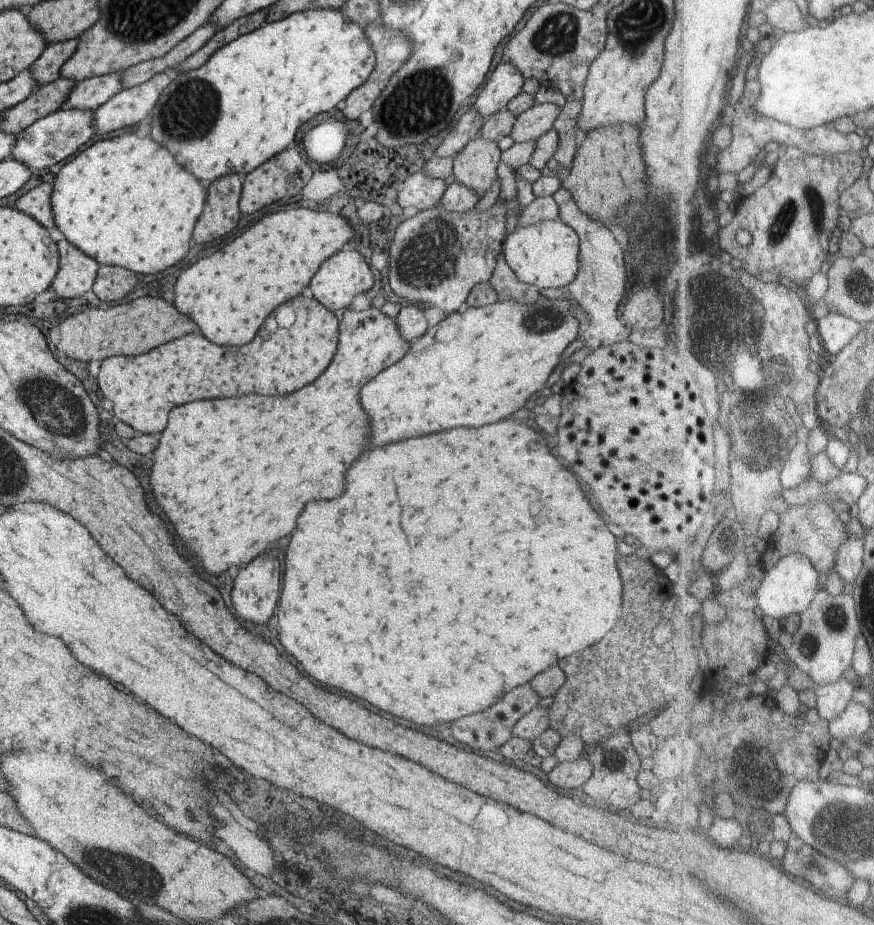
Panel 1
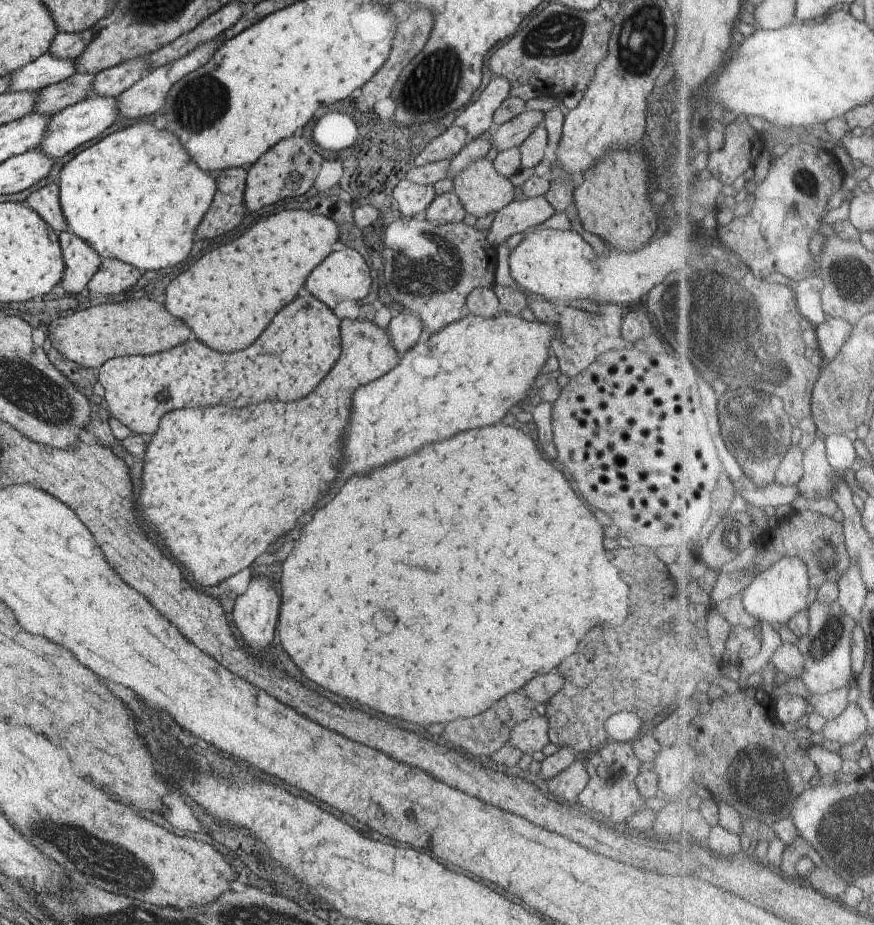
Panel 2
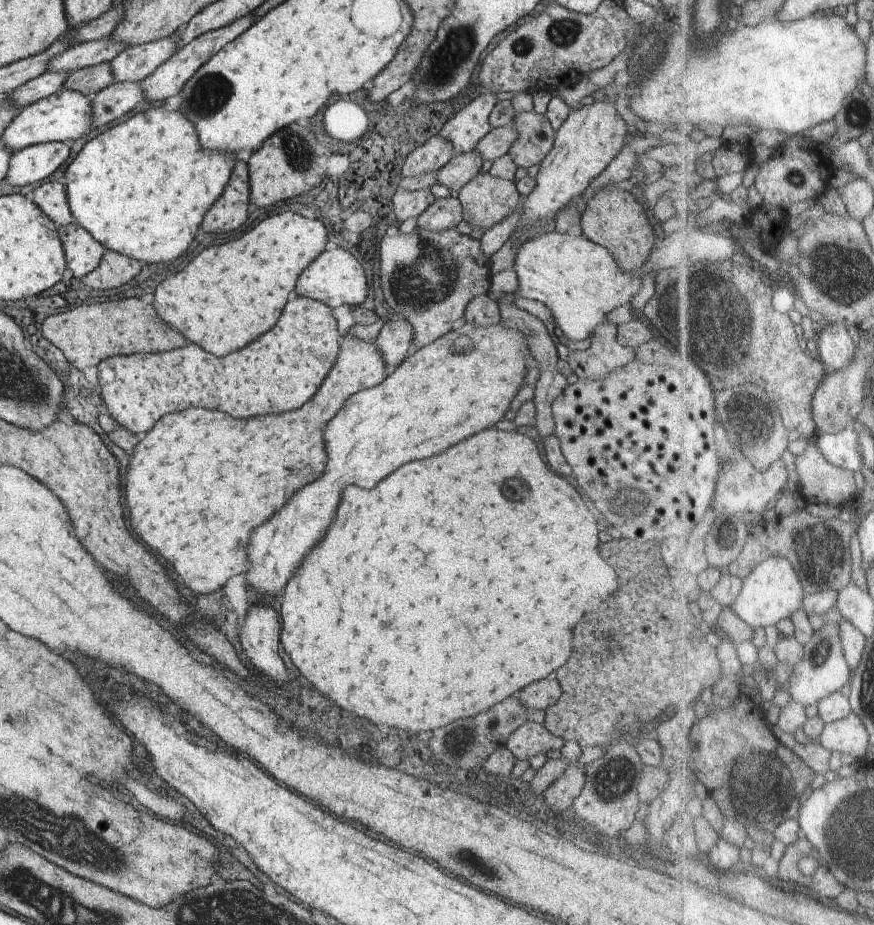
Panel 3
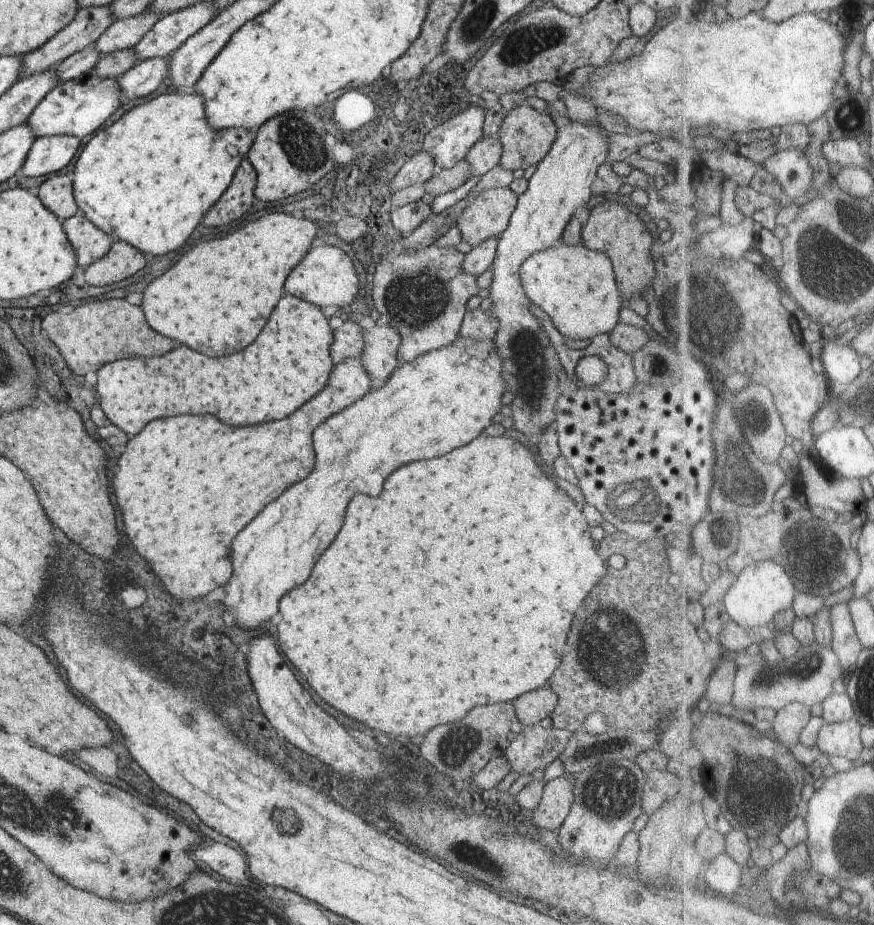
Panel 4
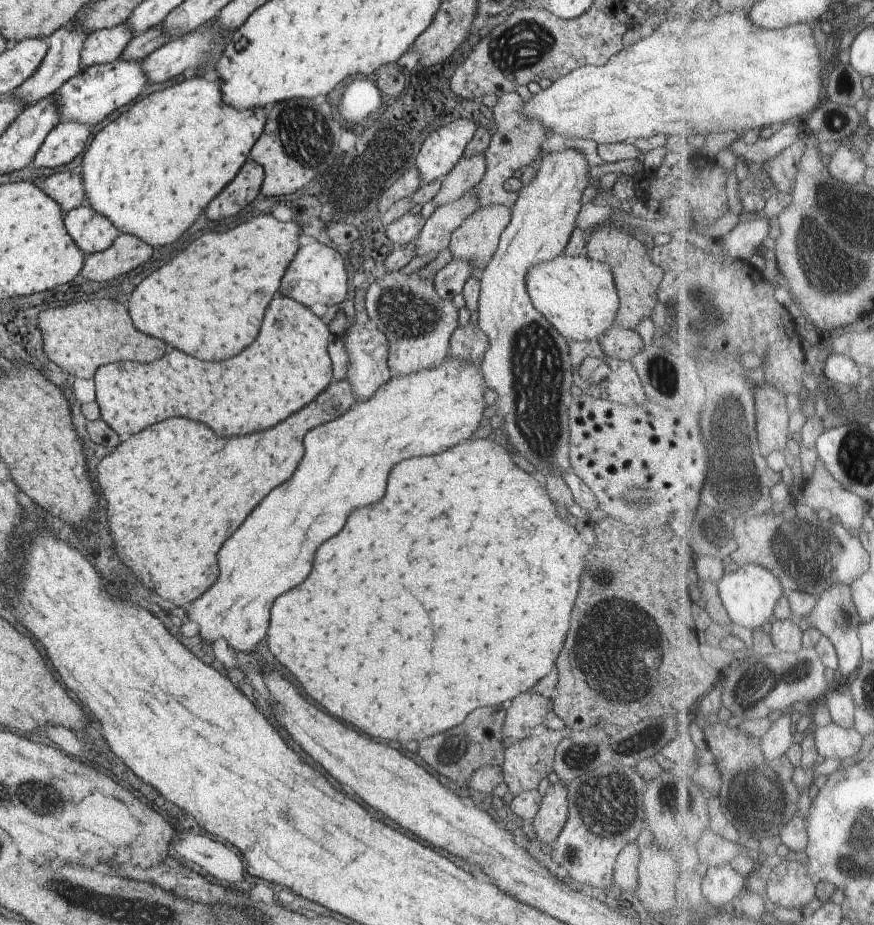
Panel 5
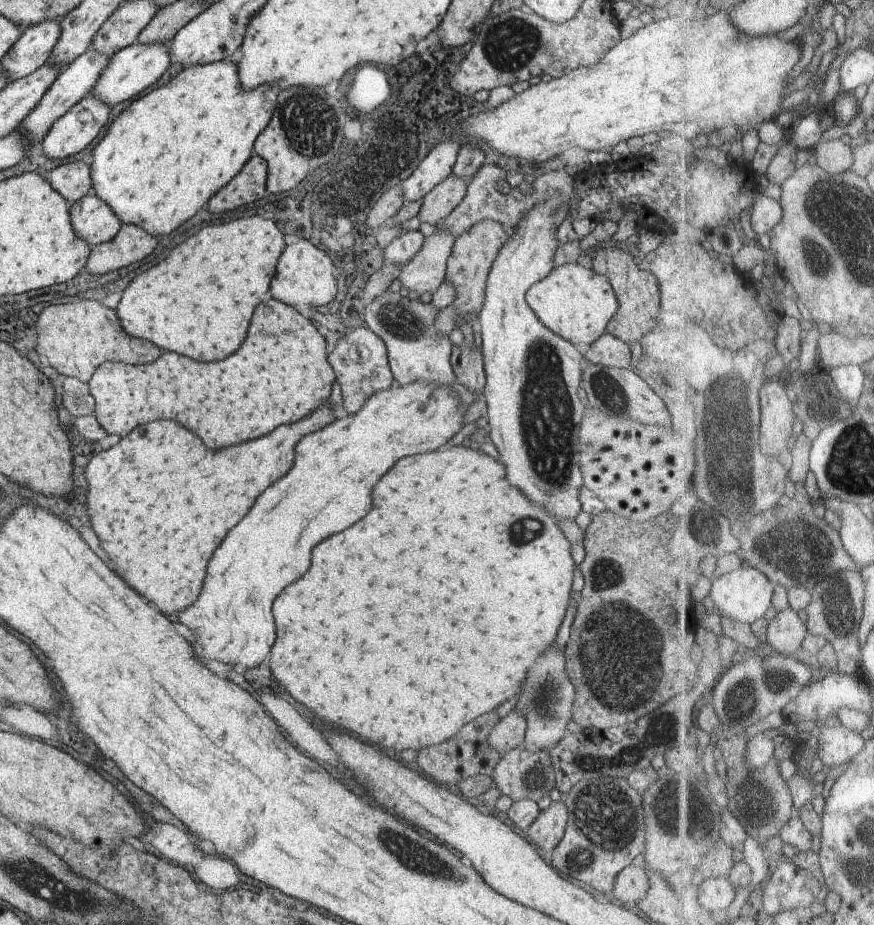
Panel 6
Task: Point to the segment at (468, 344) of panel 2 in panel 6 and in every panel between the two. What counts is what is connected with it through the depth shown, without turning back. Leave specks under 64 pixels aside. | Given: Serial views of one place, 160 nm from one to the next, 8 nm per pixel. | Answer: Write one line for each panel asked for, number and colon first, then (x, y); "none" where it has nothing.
3: (462, 382)
4: (441, 400)
5: (345, 462)
6: (329, 487)

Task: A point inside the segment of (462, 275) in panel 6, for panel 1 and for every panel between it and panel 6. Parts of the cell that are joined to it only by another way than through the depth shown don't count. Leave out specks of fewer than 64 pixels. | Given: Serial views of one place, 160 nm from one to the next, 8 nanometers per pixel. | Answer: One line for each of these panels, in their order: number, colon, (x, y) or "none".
1: (474, 166)
2: (481, 189)
3: (485, 200)
4: (486, 215)
5: (475, 239)

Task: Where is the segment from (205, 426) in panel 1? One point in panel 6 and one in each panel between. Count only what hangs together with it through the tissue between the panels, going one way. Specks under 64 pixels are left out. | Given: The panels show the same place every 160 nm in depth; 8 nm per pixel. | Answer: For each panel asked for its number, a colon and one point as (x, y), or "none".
2: (219, 484)
3: (198, 482)
4: (186, 485)
5: (174, 492)
6: (153, 498)

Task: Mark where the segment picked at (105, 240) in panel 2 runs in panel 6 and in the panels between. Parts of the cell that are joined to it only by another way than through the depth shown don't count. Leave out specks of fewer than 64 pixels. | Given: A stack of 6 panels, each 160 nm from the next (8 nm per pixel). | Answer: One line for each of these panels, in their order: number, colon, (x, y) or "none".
3: (142, 188)
4: (147, 180)
5: (150, 172)
6: (165, 155)

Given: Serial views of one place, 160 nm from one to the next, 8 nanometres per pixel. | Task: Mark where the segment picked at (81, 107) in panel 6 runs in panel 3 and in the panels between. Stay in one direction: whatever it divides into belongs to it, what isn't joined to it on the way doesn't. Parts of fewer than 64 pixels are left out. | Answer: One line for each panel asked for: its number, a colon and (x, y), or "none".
3: (35, 163)
4: (48, 154)
5: (64, 141)

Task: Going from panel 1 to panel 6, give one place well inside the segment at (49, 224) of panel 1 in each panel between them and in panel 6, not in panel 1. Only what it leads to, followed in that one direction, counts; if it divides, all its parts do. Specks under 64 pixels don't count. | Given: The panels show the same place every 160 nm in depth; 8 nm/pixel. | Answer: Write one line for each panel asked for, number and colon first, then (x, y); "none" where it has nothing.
2: (44, 201)
3: (50, 198)
4: (56, 193)
5: (64, 188)
6: (72, 181)

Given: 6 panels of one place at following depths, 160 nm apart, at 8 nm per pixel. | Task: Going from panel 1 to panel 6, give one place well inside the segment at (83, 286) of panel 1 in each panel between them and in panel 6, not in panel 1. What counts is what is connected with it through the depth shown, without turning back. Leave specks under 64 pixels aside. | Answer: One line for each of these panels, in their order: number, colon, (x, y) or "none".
2: (80, 261)
3: (82, 253)
4: (89, 244)
5: (90, 232)
6: (93, 222)

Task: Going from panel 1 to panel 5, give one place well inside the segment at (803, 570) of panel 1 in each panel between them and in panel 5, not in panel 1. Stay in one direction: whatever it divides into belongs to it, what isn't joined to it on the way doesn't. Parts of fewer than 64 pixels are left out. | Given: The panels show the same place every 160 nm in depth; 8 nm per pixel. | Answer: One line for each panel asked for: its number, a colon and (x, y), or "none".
2: (777, 595)
3: (774, 591)
4: (765, 589)
5: (751, 595)

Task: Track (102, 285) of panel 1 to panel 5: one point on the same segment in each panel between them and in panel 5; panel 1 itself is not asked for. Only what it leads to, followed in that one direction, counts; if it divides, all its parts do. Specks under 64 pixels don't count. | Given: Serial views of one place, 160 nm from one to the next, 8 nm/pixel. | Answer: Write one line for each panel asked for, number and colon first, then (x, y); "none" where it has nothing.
2: (112, 277)
3: (114, 269)
4: (122, 260)
5: (126, 252)

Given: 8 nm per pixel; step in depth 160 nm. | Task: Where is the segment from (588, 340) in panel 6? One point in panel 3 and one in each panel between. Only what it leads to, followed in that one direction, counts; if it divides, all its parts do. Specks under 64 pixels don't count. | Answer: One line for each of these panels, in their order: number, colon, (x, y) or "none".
3: (577, 281)
4: (575, 287)
5: (575, 294)

